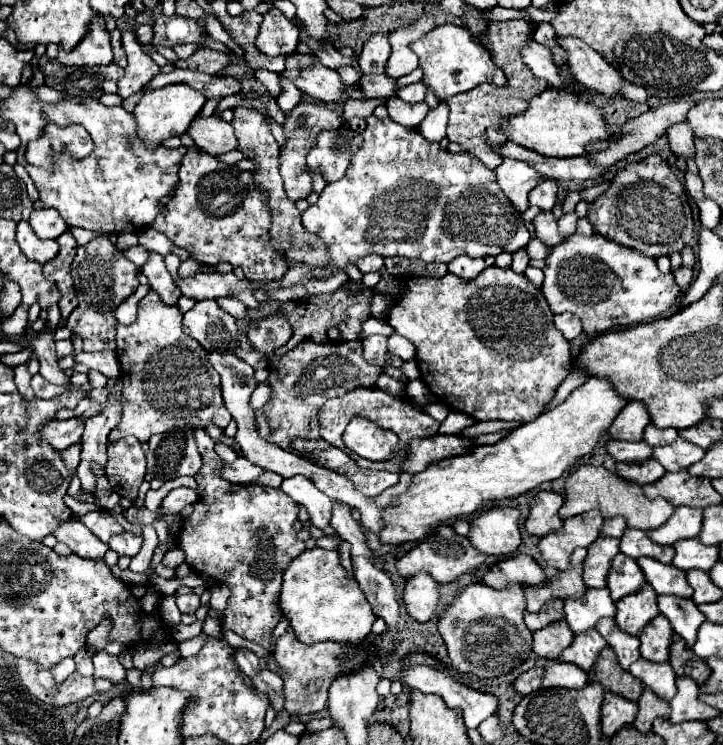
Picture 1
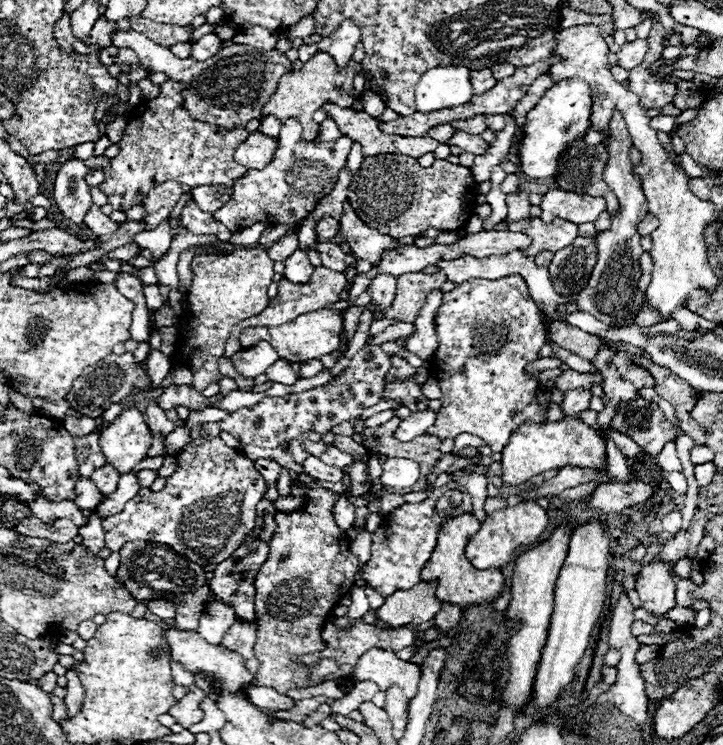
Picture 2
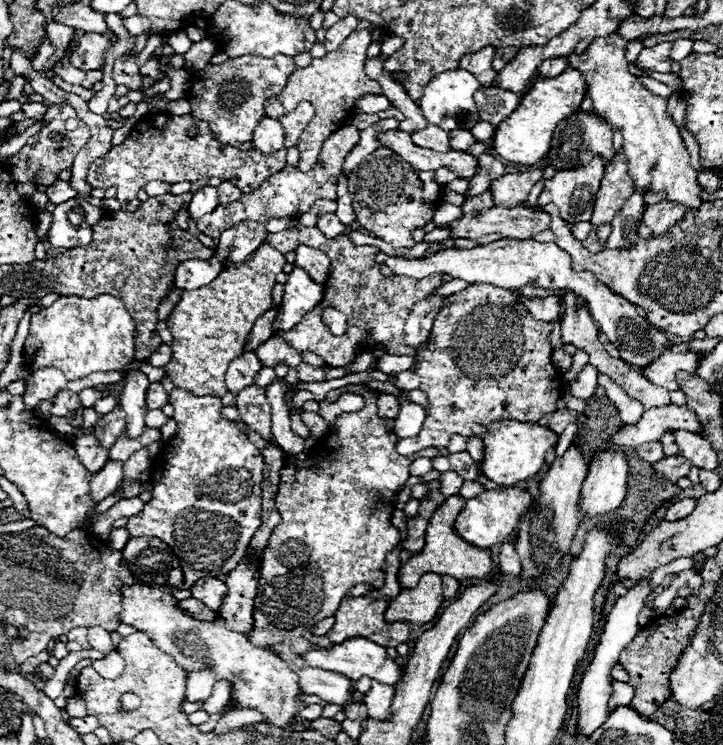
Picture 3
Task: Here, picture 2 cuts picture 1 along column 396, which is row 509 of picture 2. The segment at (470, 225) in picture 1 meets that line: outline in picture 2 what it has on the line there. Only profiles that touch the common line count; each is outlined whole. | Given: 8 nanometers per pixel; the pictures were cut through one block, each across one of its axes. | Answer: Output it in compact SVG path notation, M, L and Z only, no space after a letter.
M202 424L190 430L190 438L190 444L176 454L176 470L166 480L166 486L160 492L150 492L148 488L142 488L130 502L126 502L120 514L102 520L102 528L106 532L106 548L110 552L118 552L126 542L132 540L146 540L168 544L174 552L186 556L200 566L220 564L222 560L230 558L234 550L242 546L244 538L254 530L256 504L260 502L260 498L264 498L266 492L266 482L262 474L254 468L254 462L242 456L238 450L226 446L220 436L204 436Z

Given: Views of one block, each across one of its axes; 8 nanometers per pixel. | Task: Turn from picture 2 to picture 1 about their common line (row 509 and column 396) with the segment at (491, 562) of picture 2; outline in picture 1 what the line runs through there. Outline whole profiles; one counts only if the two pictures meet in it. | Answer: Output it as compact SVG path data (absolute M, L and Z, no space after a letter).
M592 376L586 384L578 386L562 404L544 412L532 424L522 424L514 428L506 438L492 446L476 446L468 454L460 454L454 458L446 458L442 462L430 464L426 470L418 472L412 480L412 486L406 494L402 494L394 508L388 508L388 528L380 532L382 544L402 544L408 540L424 538L432 528L440 524L454 522L462 516L472 516L482 508L490 508L496 500L516 498L528 490L534 490L542 482L552 482L560 478L568 468L572 468L580 458L588 456L600 442L600 438L608 432L610 424L618 416L618 412L626 406L626 398L620 396L608 378Z

